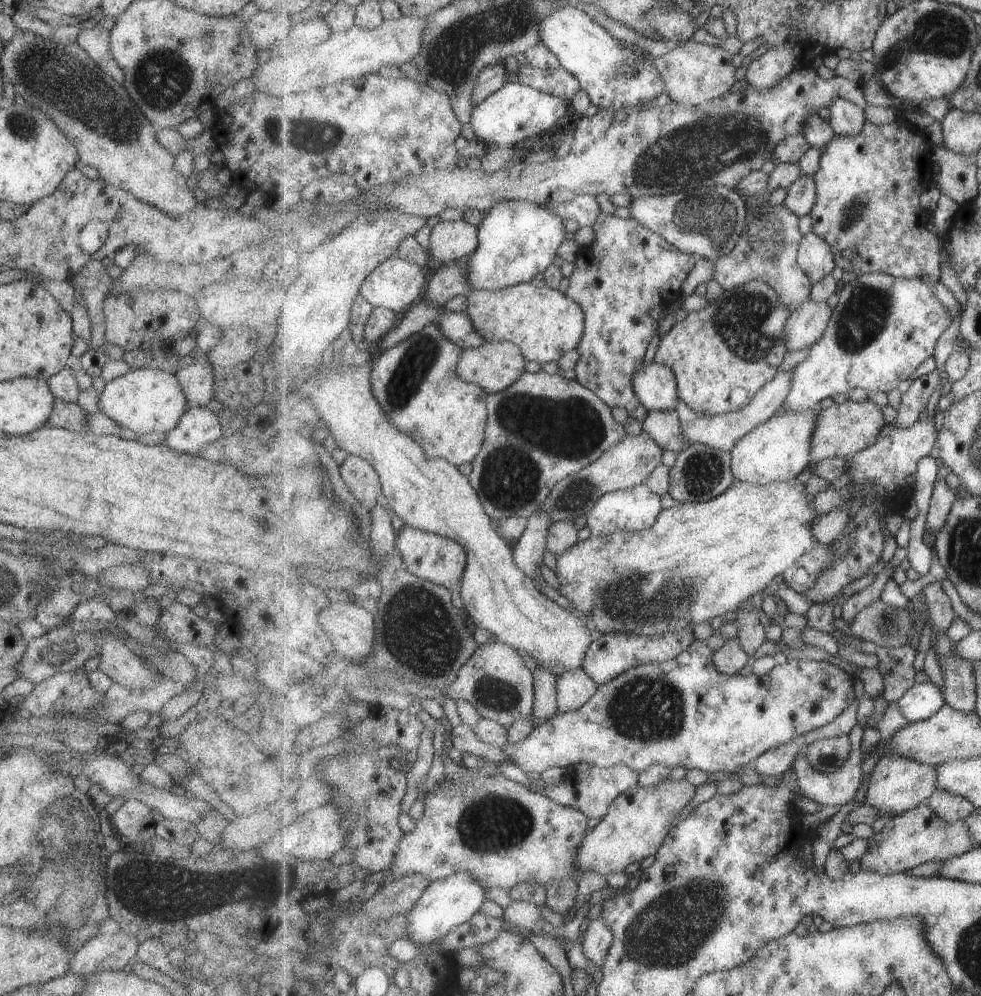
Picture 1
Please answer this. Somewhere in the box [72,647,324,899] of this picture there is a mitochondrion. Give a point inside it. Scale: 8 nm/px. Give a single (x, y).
(154, 874)

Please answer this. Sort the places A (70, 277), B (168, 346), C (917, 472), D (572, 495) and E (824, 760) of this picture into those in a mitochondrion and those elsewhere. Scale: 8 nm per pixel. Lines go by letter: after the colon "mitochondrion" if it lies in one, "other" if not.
A: other
B: other
C: other
D: mitochondrion
E: mitochondrion

